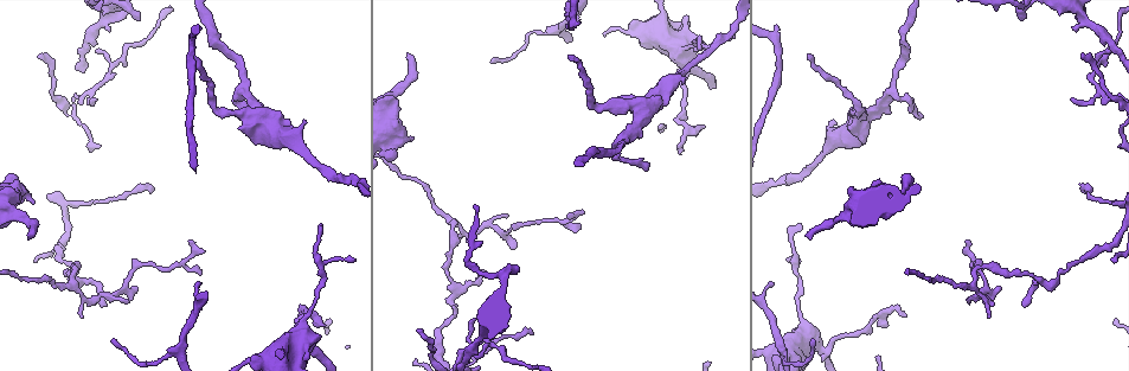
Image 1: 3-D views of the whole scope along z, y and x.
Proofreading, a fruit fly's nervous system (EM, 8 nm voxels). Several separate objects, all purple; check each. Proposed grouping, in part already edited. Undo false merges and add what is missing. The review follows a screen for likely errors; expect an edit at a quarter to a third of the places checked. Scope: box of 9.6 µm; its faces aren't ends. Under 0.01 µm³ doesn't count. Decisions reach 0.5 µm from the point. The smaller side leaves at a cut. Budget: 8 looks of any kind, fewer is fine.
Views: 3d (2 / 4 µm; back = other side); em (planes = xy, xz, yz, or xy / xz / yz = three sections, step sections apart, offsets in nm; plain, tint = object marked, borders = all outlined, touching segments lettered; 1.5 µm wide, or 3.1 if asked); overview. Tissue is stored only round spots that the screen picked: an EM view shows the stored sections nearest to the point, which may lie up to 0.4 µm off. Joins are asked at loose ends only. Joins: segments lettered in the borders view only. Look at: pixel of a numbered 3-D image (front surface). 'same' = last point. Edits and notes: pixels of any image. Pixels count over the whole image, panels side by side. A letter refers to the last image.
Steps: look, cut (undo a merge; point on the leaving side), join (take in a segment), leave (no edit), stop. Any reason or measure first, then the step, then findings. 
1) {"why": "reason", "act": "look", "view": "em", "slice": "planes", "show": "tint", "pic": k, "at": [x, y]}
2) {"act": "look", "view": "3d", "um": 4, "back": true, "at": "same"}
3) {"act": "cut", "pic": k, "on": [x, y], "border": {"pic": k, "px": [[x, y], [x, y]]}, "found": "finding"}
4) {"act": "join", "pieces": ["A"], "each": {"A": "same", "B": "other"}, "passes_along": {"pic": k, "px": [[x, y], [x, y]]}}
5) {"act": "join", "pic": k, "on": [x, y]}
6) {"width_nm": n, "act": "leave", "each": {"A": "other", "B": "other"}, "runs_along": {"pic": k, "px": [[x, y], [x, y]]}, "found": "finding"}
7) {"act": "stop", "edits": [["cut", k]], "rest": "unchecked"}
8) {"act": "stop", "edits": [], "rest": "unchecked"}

{"why": "branch stops here", "act": "look", "view": "em", "um": 3.1, "slice": "planes", "show": "borders", "pic": 1, "at": [504, 215]}

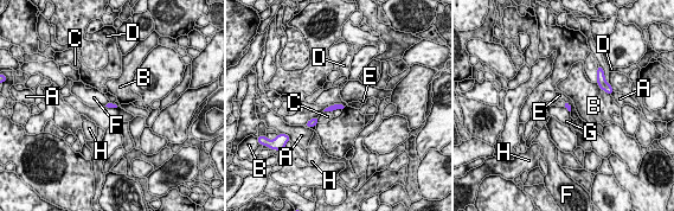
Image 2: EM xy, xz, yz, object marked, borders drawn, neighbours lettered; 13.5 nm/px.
{"act": "leave", "each": {"A": "other", "B": "other", "C": "other", "D": "other", "E": "other", "F": "other", "G": "other", "H": "other"}, "border": {"pic": 2, "px": [[345, 104], [329, 106]]}, "found": "no lettered segment goes on from it"}

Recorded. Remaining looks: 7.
{"why": "thick turns thin", "act": "look", "view": "3d", "um": 4, "back": true, "pic": 1, "at": [25, 195]}

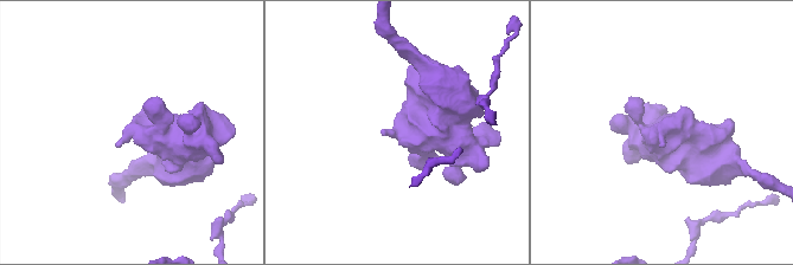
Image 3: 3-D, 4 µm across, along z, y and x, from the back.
{"act": "look", "view": "em", "slice": "planes", "show": "borders", "pic": 3, "at": [134, 131]}

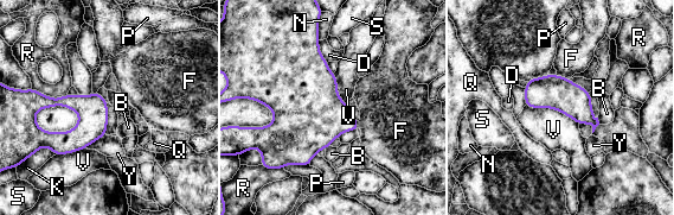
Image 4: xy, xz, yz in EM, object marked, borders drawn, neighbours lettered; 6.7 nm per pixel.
{"act": "leave", "each": {"B": "other", "D": "other", "F": "other", "K": "other", "N": "other", "P": "other", "Q": "other", "R": "other", "S": "other", "V": "other", "Y": "other"}, "found": "continuous, no second cell"}

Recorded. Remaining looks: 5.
{"act": "look", "view": "3d", "um": 2, "pic": 1, "at": [809, 234]}

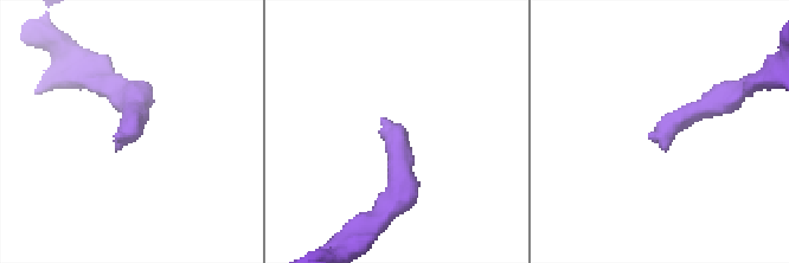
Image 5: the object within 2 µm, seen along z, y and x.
{"why": "now the EM", "act": "look", "view": "em", "slice": "planes", "show": "borders", "pic": 5, "at": [117, 139]}

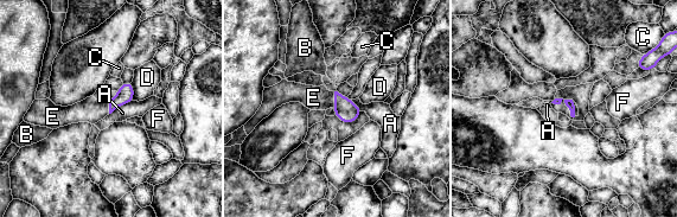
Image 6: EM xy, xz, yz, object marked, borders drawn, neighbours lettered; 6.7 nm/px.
{"longest_contact_nm": ["A", 200], "act": "join", "pieces": ["E"], "each": {"A": "other", "B": "other", "C": "other", "D": "other", "E": "same", "F": "other"}, "passes_along": {"pic": 6, "px": [[569, 103], [566, 104], [562, 108]]}, "found": "it goes on there"}

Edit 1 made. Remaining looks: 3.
{"act": "stop", "edits": [["join", 6]], "rest": "unchecked"}

